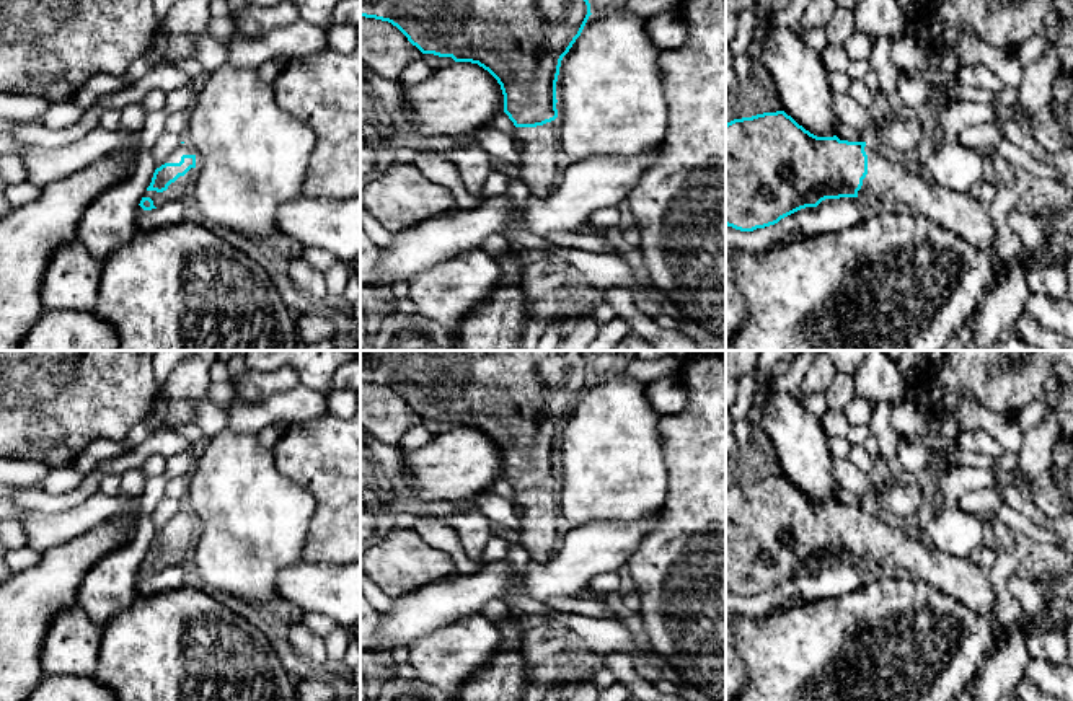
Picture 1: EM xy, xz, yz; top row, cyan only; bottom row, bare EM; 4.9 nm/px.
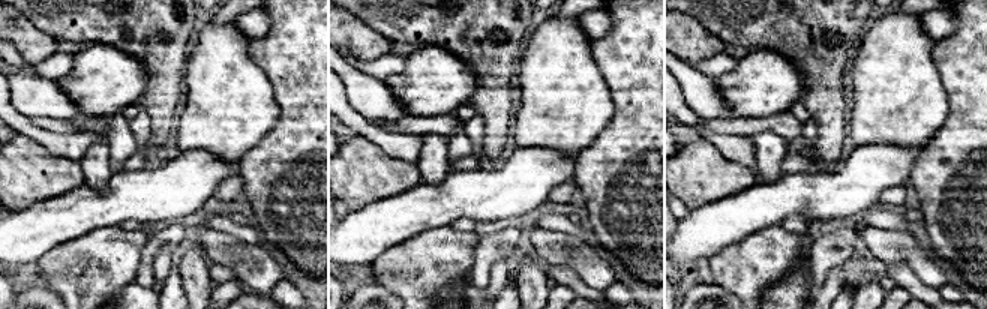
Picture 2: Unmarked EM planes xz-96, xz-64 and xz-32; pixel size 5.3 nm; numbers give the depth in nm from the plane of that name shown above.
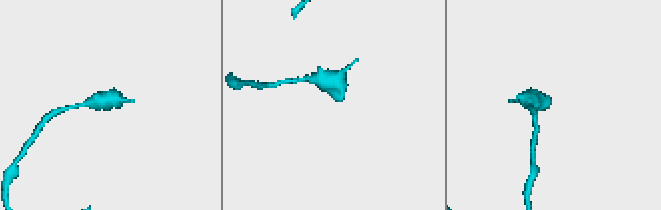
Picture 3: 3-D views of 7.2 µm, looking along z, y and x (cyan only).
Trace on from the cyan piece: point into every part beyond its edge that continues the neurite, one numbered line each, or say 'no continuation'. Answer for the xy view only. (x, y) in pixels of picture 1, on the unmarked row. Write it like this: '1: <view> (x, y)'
1: xy (181, 553)

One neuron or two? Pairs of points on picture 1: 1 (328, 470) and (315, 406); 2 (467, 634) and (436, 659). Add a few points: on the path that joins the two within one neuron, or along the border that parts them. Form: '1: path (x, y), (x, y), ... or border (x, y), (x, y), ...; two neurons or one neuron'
1: border (326, 410), (313, 418), (289, 424); two neurons
2: path (459, 643), (444, 652); one neuron

